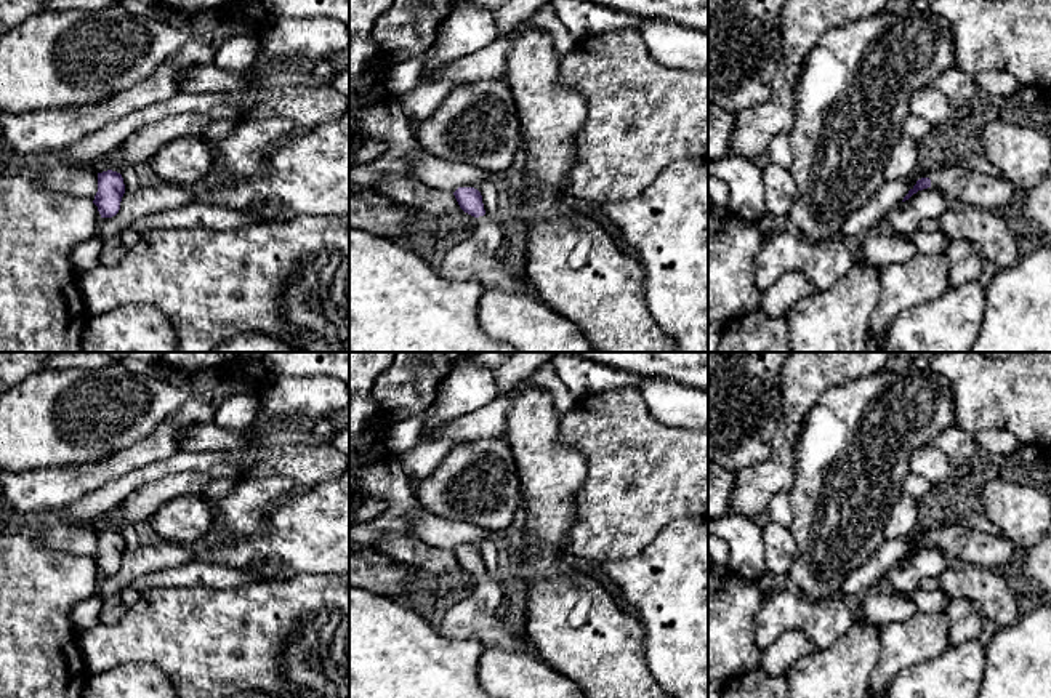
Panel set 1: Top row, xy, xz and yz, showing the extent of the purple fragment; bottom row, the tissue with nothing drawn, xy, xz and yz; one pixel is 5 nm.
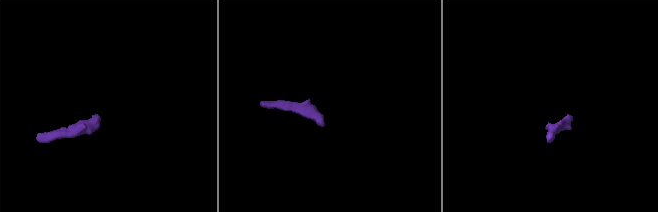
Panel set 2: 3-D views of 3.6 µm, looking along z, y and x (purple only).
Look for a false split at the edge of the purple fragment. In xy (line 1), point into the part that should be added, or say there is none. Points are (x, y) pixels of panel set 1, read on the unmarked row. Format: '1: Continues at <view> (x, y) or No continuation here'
1: No continuation here

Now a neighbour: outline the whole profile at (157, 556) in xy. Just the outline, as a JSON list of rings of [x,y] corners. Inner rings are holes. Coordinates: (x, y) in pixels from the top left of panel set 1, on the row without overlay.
[[[165,540],[125,549],[120,568],[112,576],[101,578],[103,596],[119,596],[138,578],[159,573],[195,560],[194,548],[179,546]]]

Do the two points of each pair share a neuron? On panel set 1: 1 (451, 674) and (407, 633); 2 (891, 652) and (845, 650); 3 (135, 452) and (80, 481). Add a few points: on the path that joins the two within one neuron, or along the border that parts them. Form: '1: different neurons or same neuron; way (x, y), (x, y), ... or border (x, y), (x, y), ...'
1: same neuron; way (439, 665), (418, 644)
2: different neurons; border (878, 628), (878, 660), (869, 681)
3: same neuron; way (122, 463), (93, 476)

